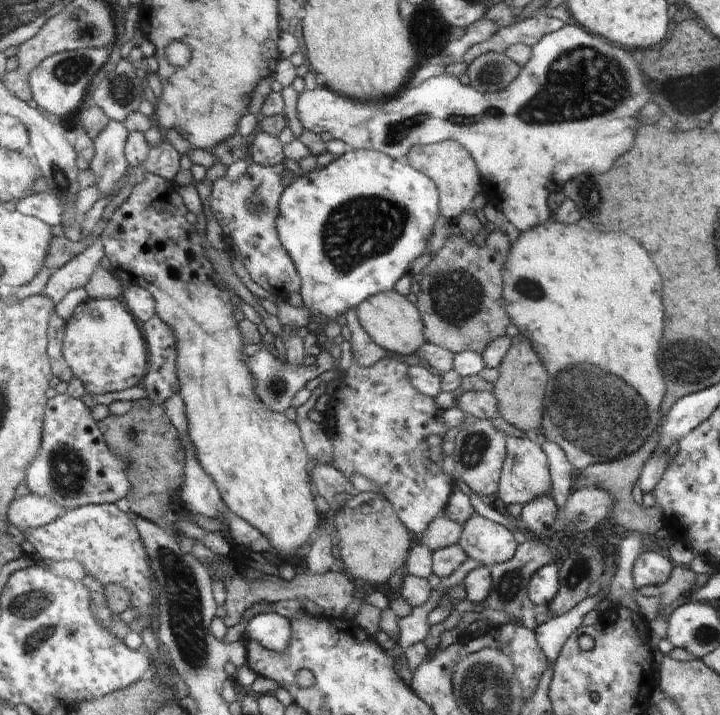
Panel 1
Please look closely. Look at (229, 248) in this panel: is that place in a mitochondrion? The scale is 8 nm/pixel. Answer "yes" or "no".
no

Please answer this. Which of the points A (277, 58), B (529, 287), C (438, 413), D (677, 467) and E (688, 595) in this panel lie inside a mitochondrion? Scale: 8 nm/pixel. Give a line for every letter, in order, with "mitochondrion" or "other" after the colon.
A: other
B: mitochondrion
C: other
D: other
E: other

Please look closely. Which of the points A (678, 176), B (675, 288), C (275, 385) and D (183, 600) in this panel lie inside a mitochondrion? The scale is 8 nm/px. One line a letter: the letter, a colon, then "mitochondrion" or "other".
A: other
B: other
C: mitochondrion
D: mitochondrion

